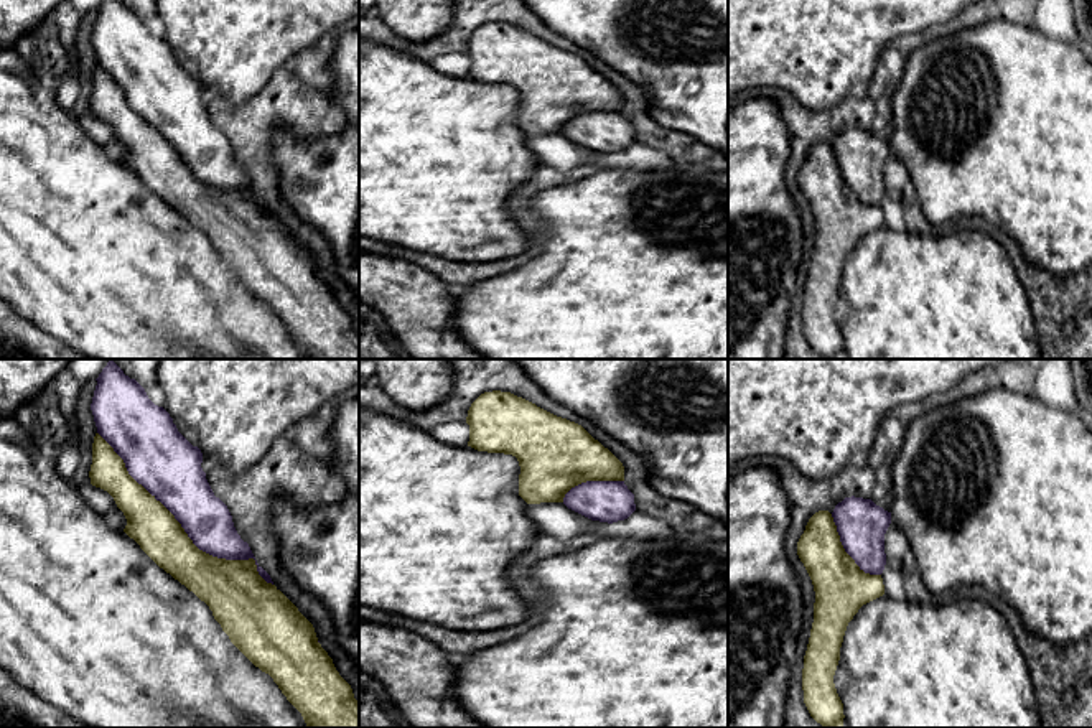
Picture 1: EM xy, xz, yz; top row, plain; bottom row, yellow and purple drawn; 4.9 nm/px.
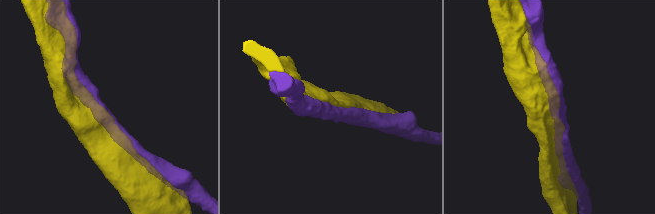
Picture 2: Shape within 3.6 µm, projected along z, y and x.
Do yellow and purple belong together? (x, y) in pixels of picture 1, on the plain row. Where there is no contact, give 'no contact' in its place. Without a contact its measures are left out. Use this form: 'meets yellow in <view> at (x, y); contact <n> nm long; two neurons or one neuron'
meets yellow in xy at (183, 162); contact 1150 nm long; two neurons

